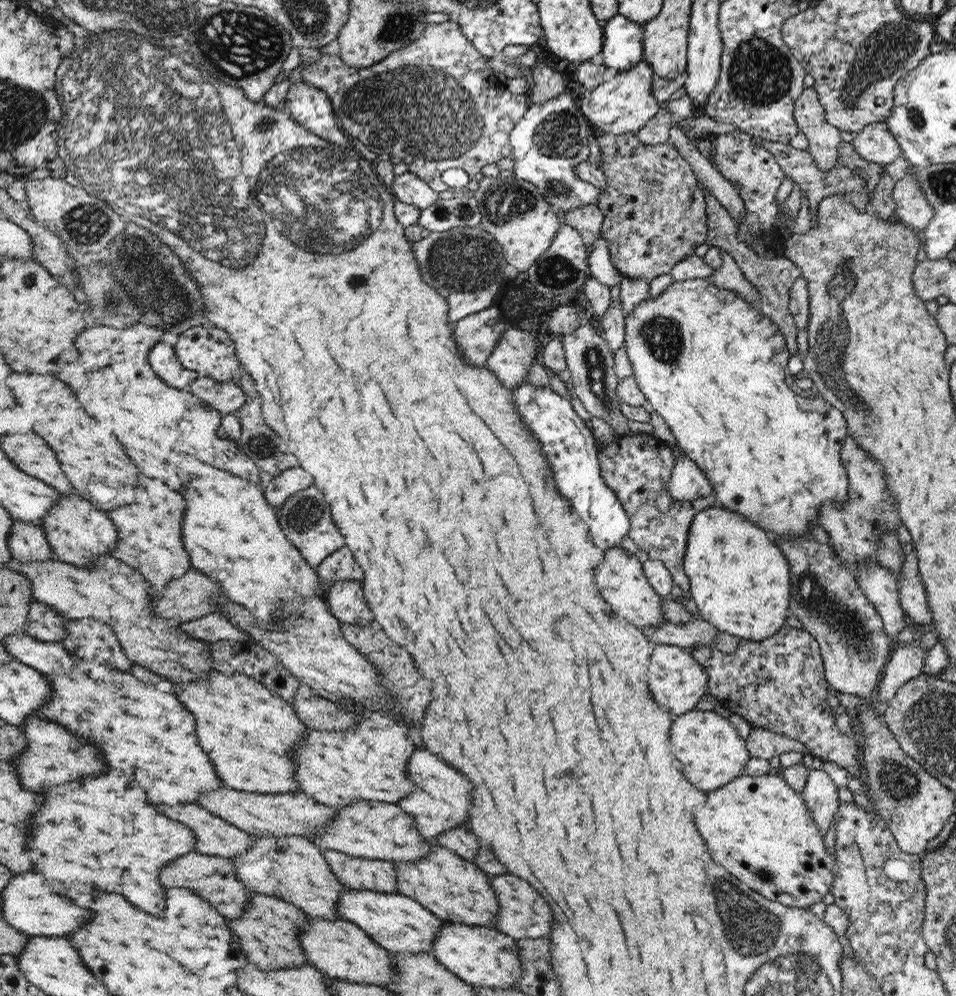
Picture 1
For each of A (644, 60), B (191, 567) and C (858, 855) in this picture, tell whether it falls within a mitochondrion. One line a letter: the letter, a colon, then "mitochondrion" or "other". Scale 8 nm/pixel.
A: other
B: other
C: mitochondrion

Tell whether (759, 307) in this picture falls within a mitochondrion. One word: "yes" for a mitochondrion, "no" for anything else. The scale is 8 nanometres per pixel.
no

